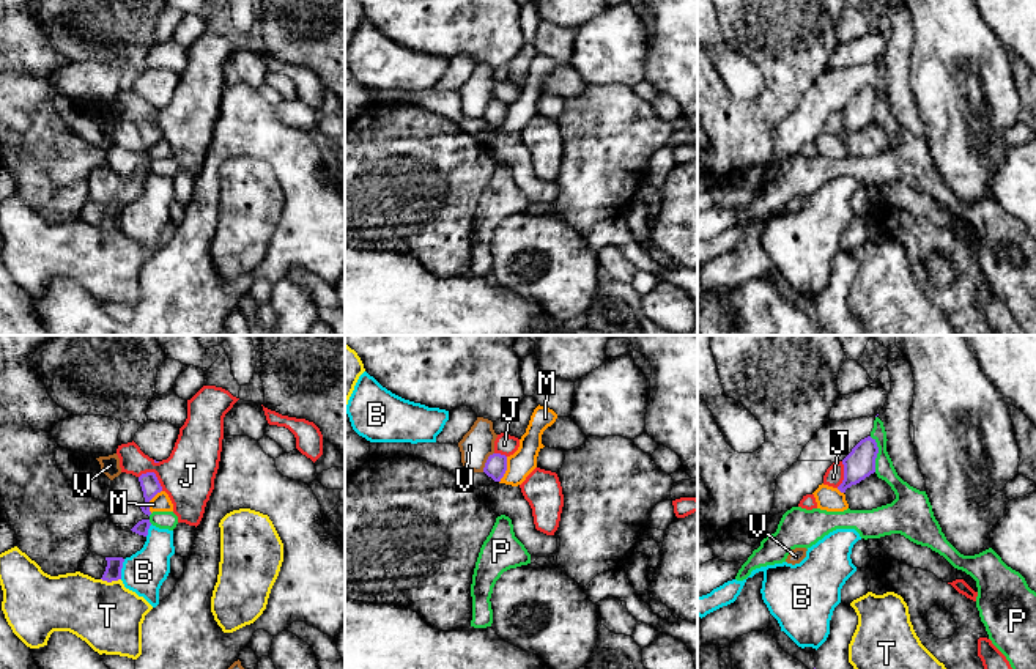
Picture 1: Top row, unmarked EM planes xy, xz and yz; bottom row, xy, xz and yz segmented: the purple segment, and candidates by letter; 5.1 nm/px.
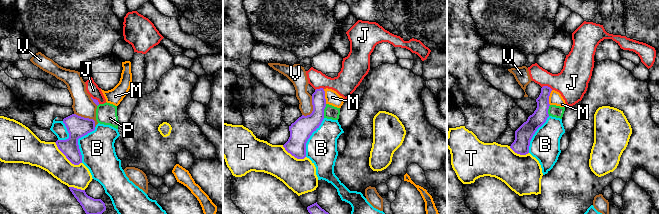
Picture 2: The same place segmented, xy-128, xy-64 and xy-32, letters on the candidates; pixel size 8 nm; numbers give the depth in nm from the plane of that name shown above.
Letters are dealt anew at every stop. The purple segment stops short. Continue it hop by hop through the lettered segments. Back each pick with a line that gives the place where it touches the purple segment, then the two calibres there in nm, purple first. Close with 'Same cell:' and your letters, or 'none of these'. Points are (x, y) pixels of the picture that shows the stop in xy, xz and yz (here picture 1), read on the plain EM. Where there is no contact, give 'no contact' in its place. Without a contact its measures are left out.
Same cell: none of these

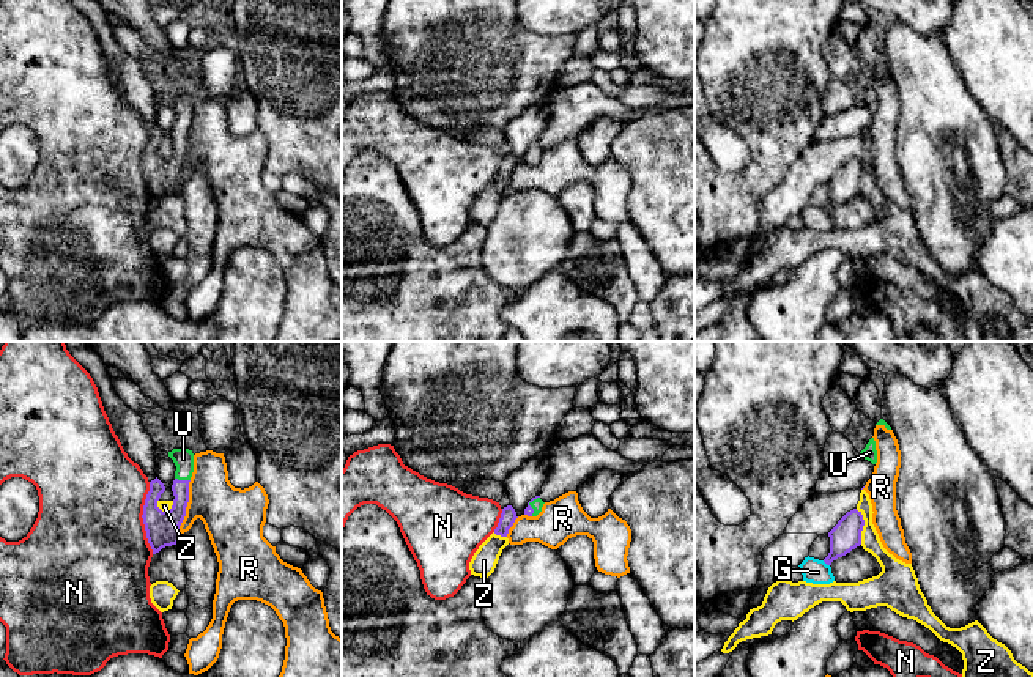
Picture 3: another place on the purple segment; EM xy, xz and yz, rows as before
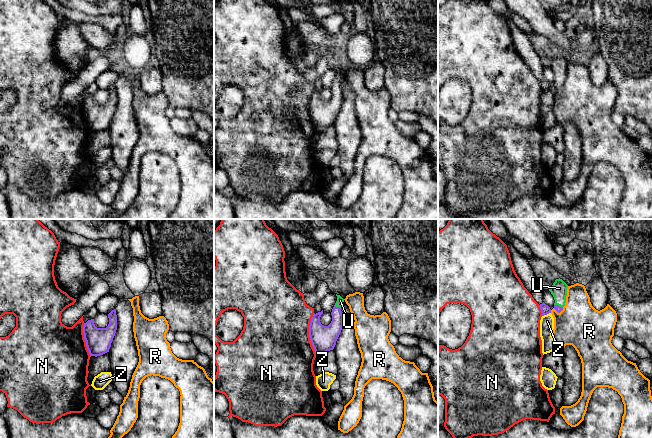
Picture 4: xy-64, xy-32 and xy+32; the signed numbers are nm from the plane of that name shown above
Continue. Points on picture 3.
U: contact xy (183, 128); calibres 140 and 110 nm
Same cell: U

